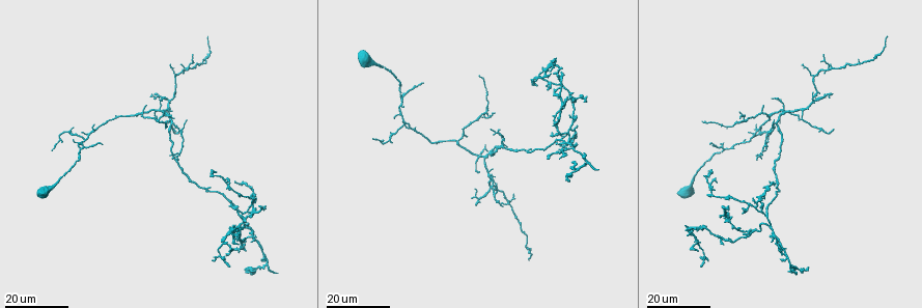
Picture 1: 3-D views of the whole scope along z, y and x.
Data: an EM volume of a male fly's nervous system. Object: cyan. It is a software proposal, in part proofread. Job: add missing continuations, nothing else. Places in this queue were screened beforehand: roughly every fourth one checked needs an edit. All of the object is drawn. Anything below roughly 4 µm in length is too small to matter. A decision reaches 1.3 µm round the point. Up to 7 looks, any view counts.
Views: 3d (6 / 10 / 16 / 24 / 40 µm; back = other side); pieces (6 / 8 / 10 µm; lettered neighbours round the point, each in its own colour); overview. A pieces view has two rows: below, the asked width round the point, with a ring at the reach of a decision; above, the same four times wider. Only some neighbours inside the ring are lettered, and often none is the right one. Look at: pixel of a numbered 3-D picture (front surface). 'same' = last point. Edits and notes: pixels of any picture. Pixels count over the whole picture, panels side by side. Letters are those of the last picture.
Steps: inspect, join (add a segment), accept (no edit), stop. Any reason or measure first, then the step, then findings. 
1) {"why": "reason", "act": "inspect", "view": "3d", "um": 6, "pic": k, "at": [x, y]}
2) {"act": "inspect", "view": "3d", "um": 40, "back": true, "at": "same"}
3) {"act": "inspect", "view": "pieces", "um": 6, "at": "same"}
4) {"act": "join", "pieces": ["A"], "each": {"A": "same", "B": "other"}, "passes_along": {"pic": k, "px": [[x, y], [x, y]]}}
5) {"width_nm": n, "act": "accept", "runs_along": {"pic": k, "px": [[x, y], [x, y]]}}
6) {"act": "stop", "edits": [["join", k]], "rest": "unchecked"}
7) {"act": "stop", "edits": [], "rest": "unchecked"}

{"why": "free end", "act": "inspect", "view": "3d", "um": 24, "pic": 1, "at": [145, 104]}

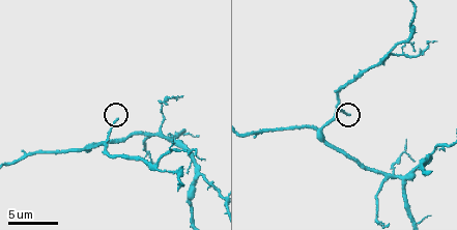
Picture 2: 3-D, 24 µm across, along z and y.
{"act": "inspect", "view": "pieces", "um": 8, "pic": 2, "at": [117, 121]}

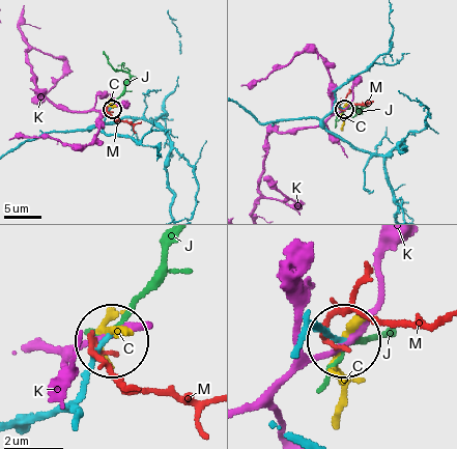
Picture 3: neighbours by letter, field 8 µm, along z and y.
{"act": "join", "pieces": ["J"], "each": {"C": "other", "J": "same", "K": "other", "M": "other"}, "found": "the cell continues"}

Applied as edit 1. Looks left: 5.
{"act": "inspect", "view": "overview"}

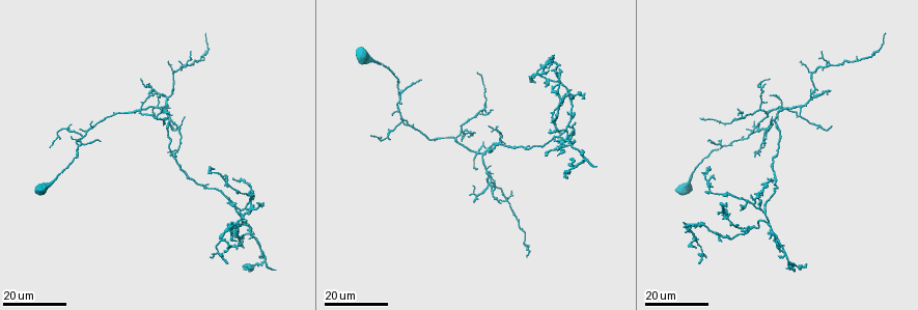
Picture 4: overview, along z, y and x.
{"why": "an open end", "act": "inspect", "view": "3d", "um": 24, "pic": 4, "at": [475, 201]}

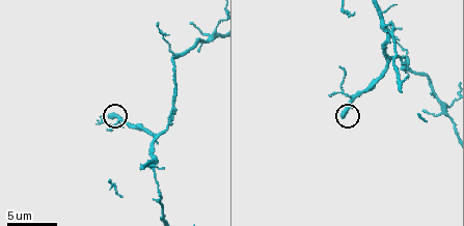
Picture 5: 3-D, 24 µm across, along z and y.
{"why": "see the neighbours", "act": "inspect", "view": "pieces", "um": 8, "pic": 5, "at": [109, 113]}

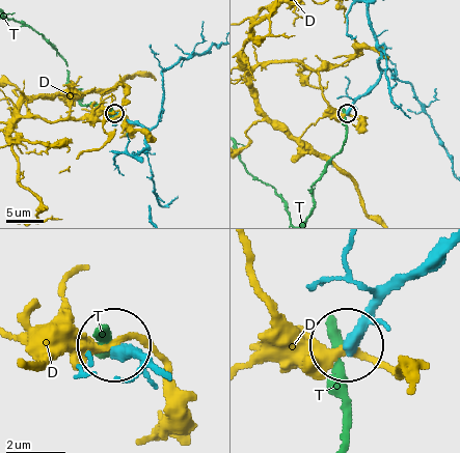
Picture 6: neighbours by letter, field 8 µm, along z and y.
{"act": "accept", "each": {"D": "other", "T": "other"}, "runs_along": {"pic": 6, "px": [[367, 13], [379, 53], [379, 77], [347, 111]]}, "found": "none of them fits"}

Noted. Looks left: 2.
{"act": "stop", "edits": [["join", 3]], "rest": "unchecked"}

